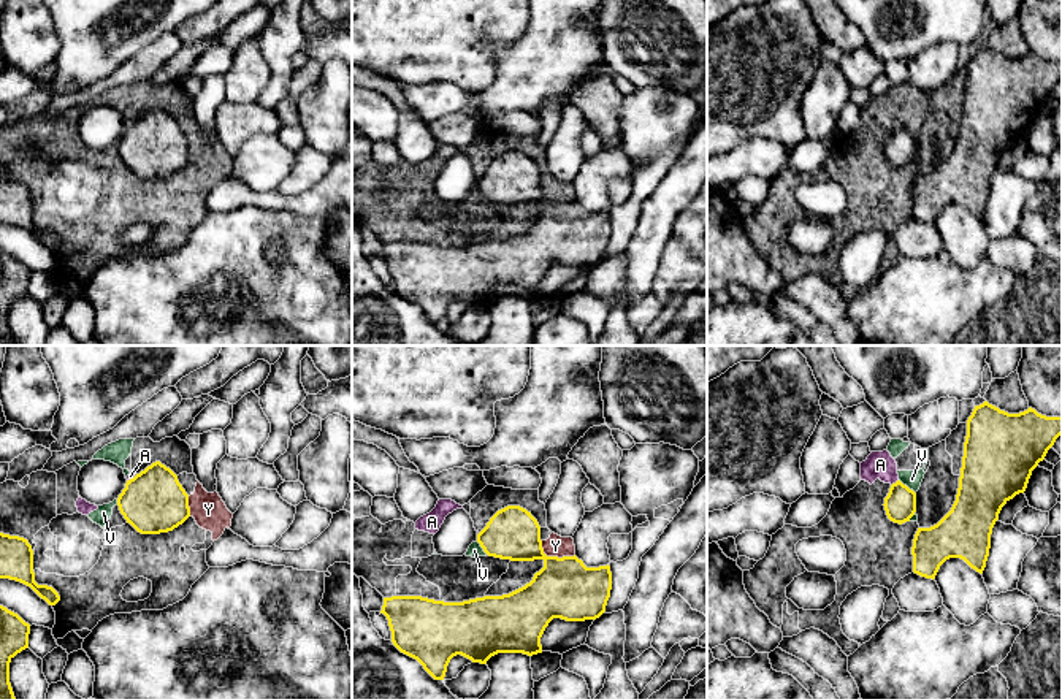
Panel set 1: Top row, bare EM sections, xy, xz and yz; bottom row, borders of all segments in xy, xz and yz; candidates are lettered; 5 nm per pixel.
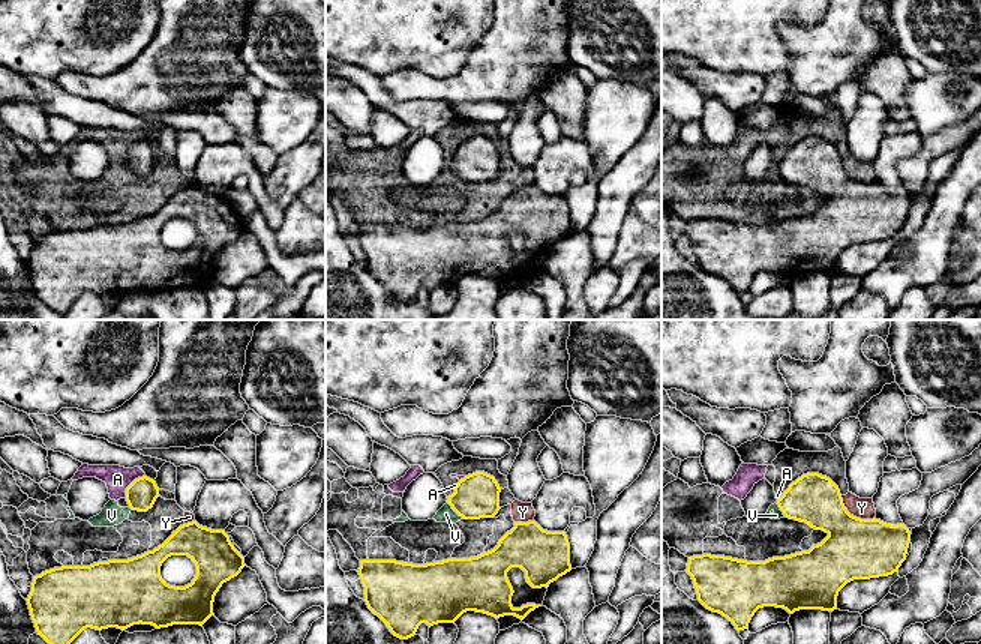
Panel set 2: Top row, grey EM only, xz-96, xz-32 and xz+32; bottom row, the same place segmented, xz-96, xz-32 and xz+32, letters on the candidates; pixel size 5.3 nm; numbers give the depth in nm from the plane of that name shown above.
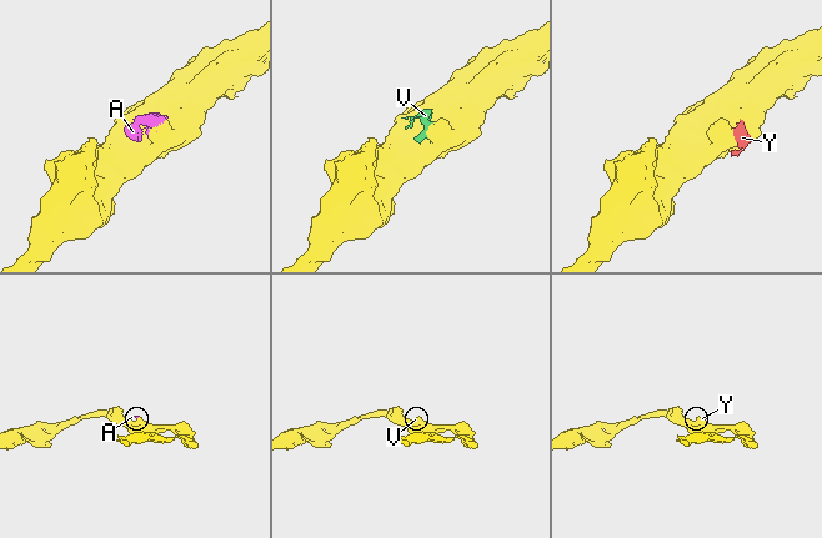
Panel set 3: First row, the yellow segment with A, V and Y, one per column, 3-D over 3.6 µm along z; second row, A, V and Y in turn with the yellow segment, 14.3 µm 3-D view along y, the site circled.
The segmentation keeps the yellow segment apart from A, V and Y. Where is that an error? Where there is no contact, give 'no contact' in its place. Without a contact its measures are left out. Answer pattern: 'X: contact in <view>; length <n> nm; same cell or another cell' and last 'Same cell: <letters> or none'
A: contact in yz; length 50 nm; another cell
V: contact in yz; length 120 nm; another cell
Y: contact in xz; length 190 nm; another cell
Same cell: none

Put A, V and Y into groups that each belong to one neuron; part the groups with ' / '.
A V Y

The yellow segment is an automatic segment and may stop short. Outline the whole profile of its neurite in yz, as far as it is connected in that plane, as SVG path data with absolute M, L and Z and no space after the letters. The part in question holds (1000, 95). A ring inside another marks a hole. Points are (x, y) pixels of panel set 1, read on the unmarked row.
M988 46L975 51L967 65L956 146L937 170L918 173L911 192L913 217L934 225L946 204L961 203L983 219L989 201L992 173L1002 152L1026 136L1032 116L1045 105L1060 79L1062 62L1046 62L1032 52L1019 59L1008 59Z

